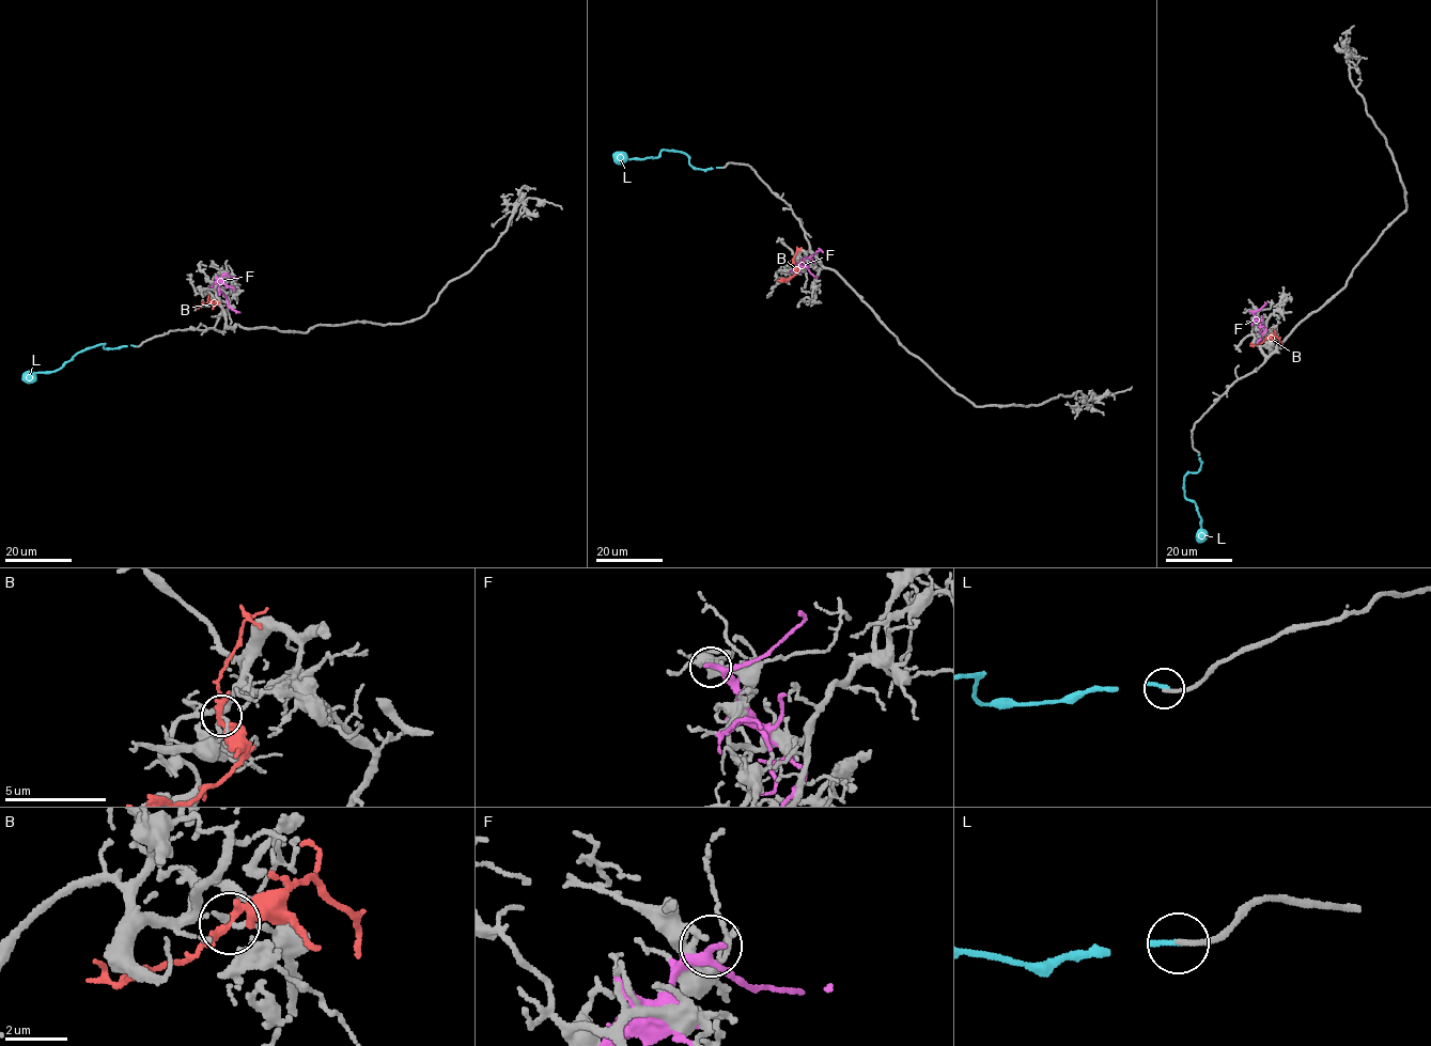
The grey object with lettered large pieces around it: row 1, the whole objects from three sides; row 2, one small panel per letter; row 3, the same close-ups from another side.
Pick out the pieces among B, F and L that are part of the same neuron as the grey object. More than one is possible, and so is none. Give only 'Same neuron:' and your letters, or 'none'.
Same neuron: none

